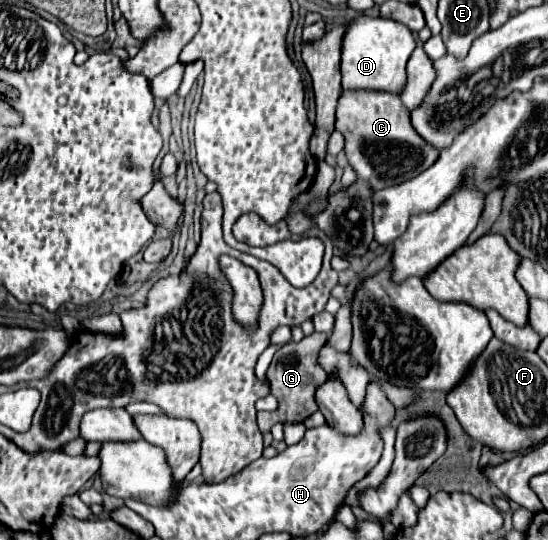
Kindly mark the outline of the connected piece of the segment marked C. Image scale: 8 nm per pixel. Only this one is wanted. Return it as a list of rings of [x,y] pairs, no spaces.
[[[343,91],[337,105],[335,129],[345,137],[345,153],[347,153],[349,165],[355,169],[357,177],[367,181],[375,191],[393,187],[407,179],[417,177],[427,167],[431,167],[431,163],[435,163],[435,159],[439,157],[439,151],[429,143],[425,143],[413,129],[409,111],[407,107],[403,107],[401,99],[387,91]]]

